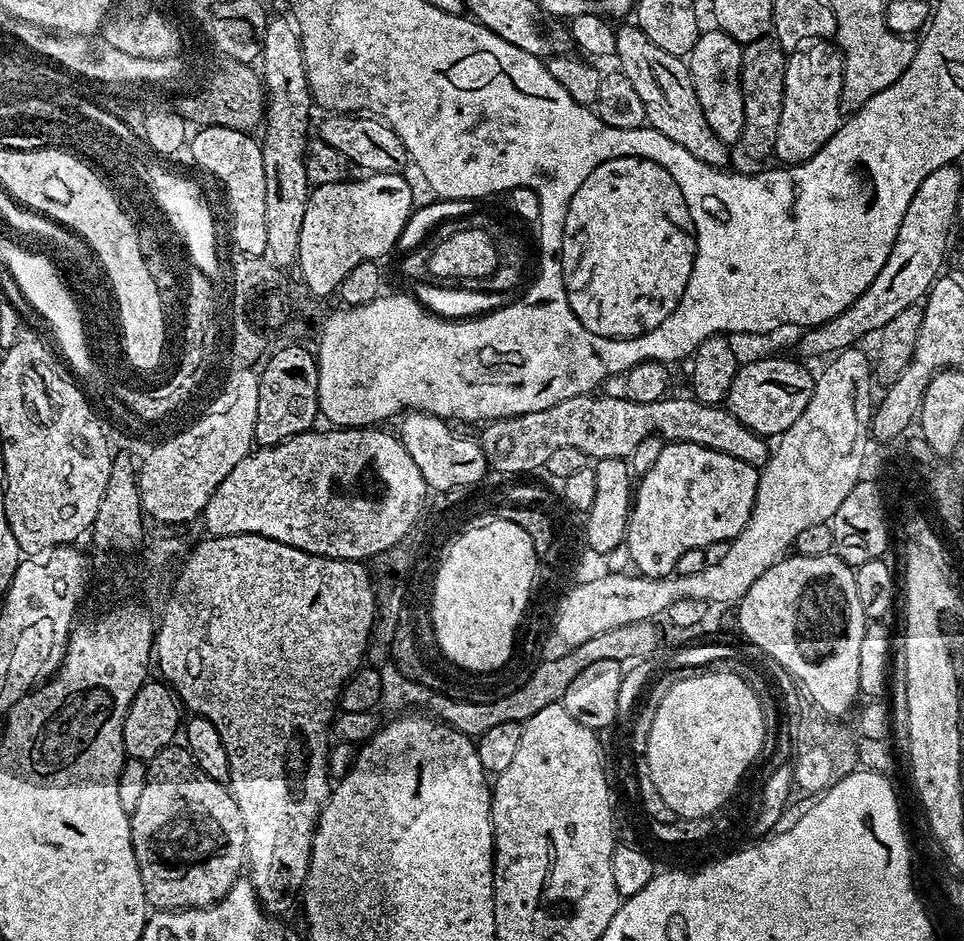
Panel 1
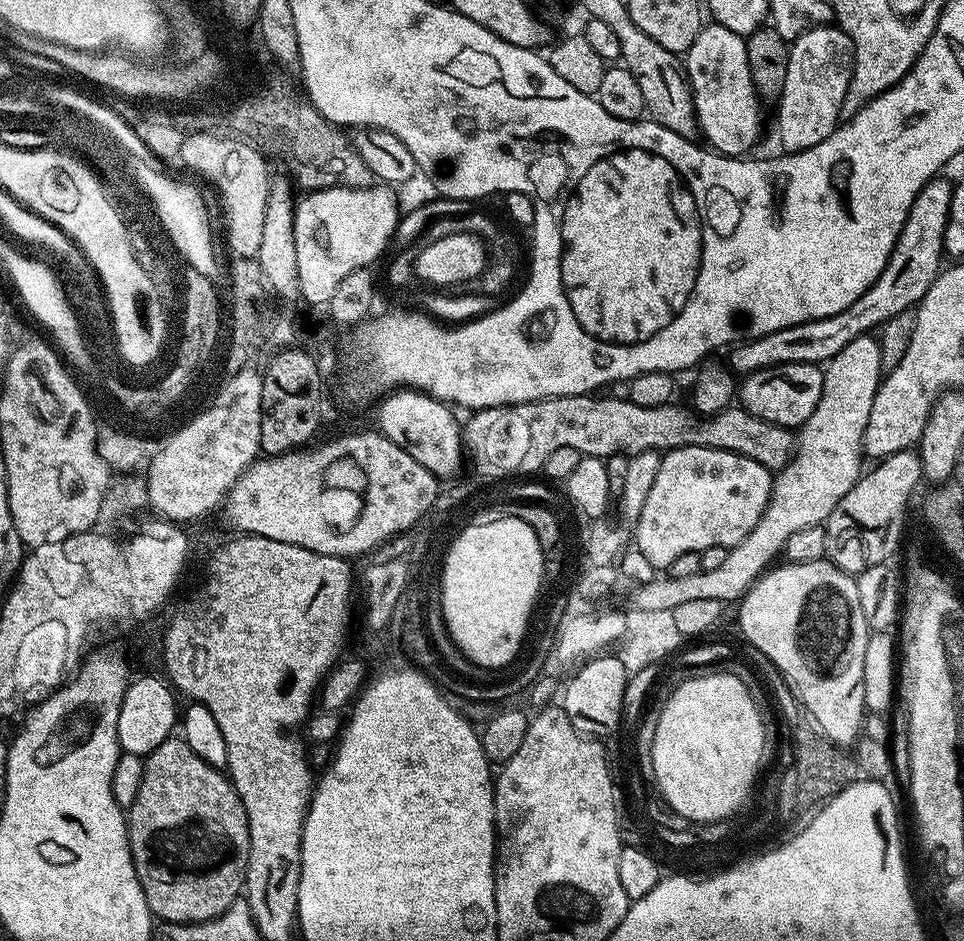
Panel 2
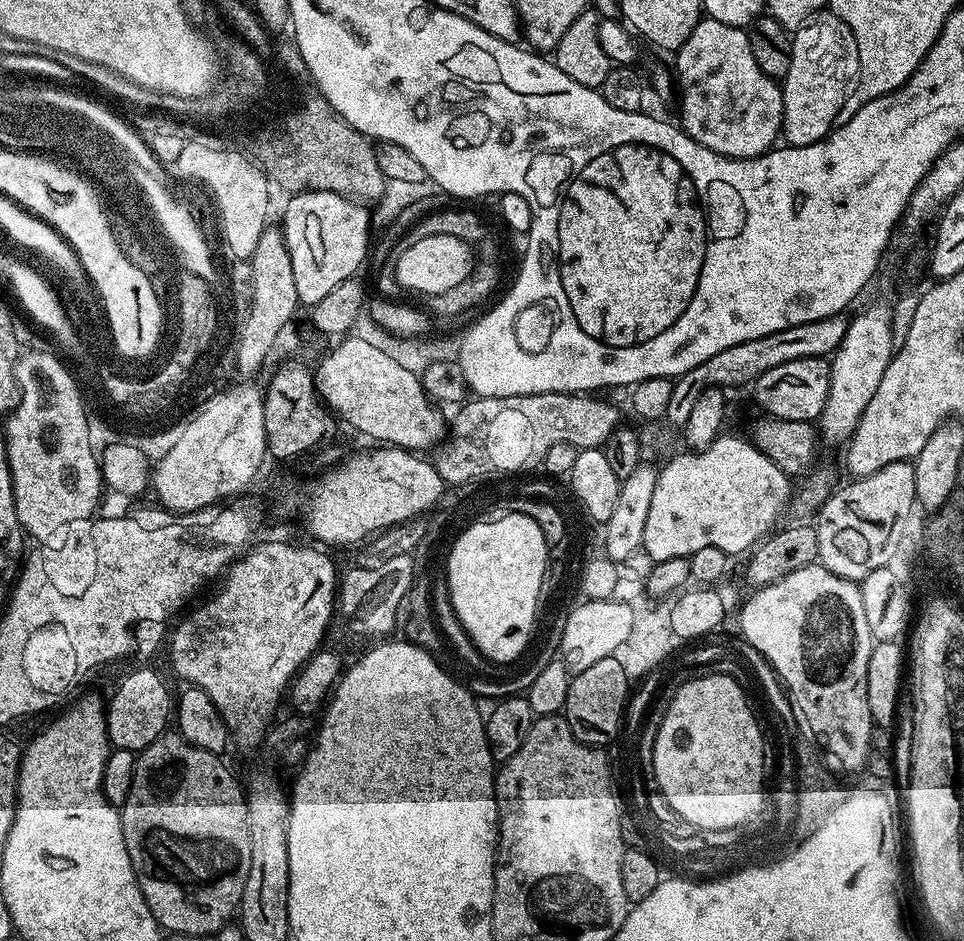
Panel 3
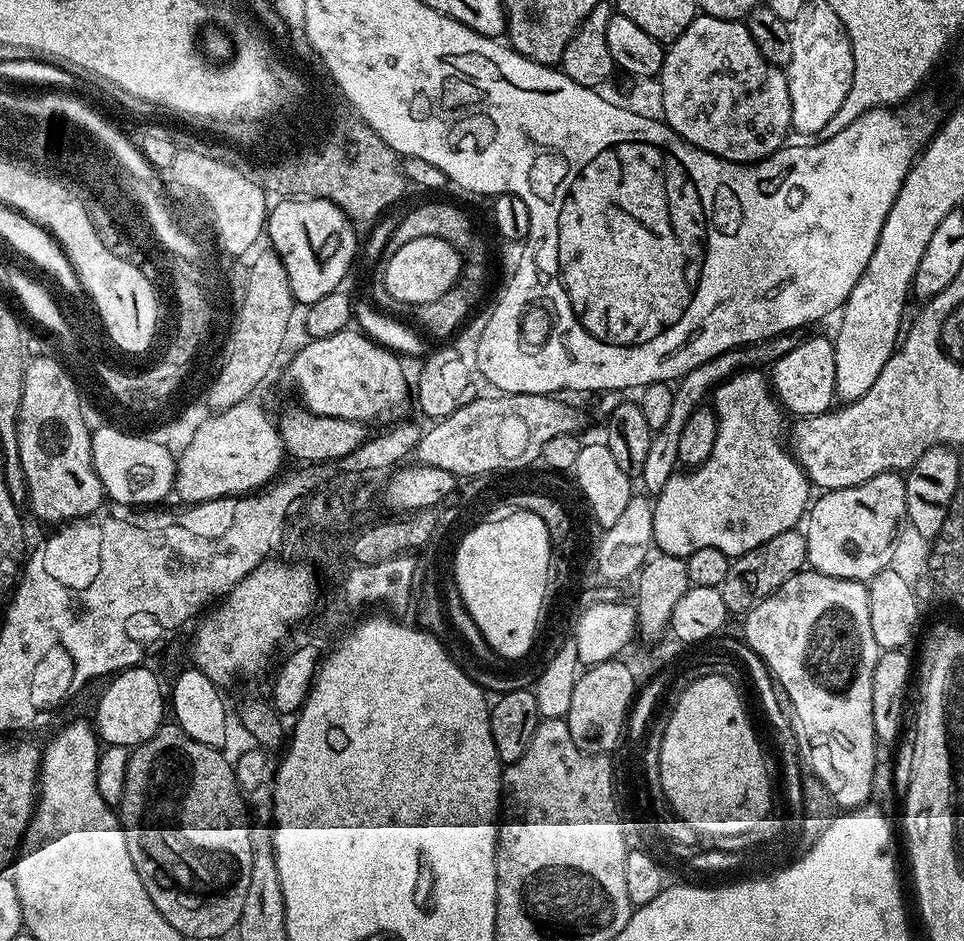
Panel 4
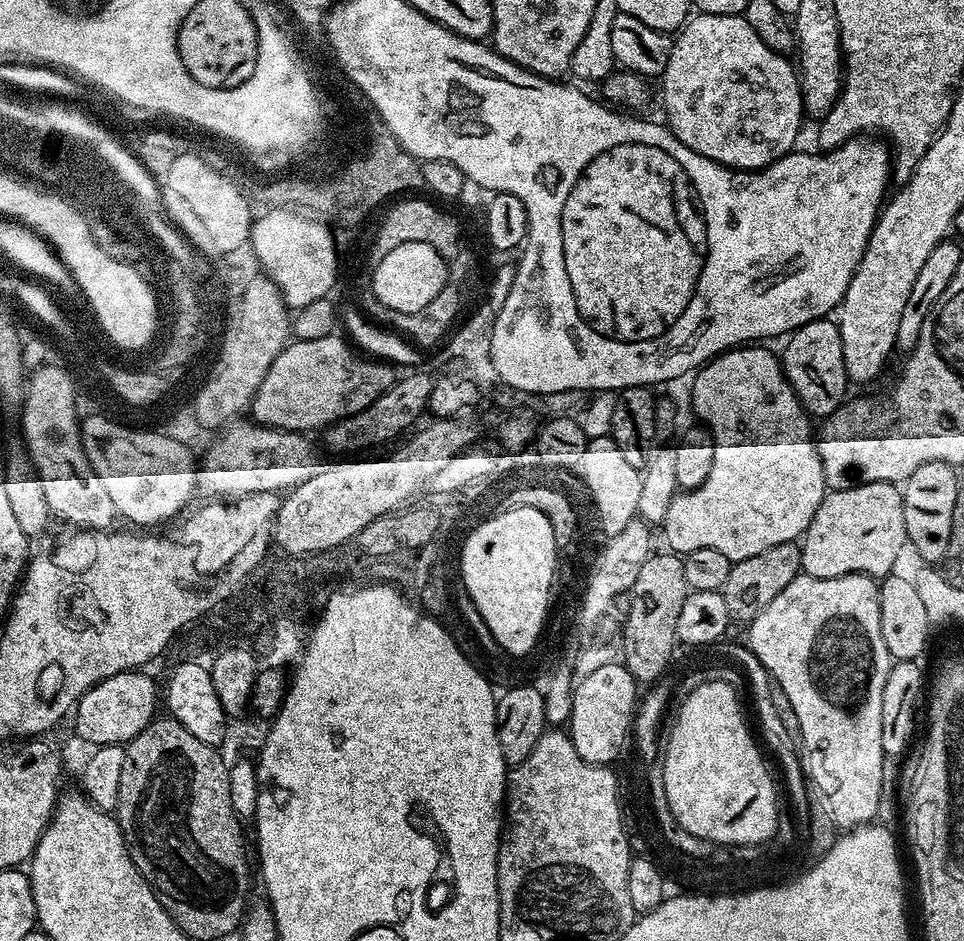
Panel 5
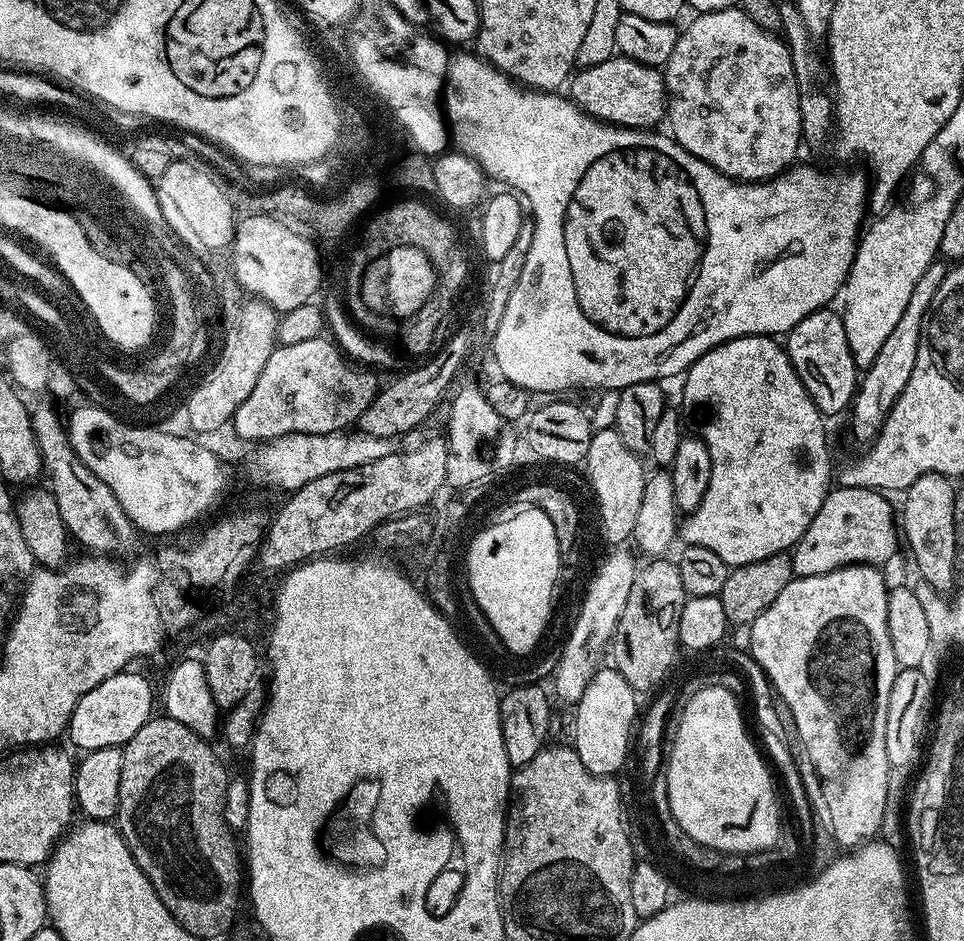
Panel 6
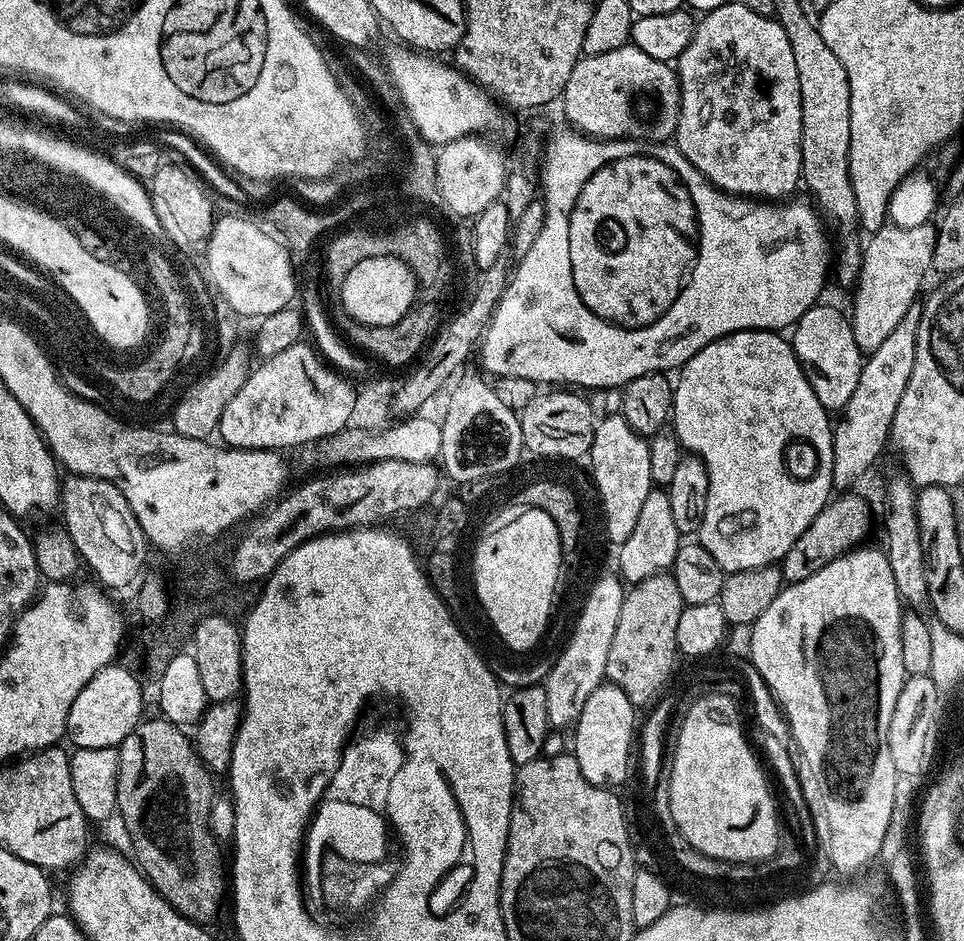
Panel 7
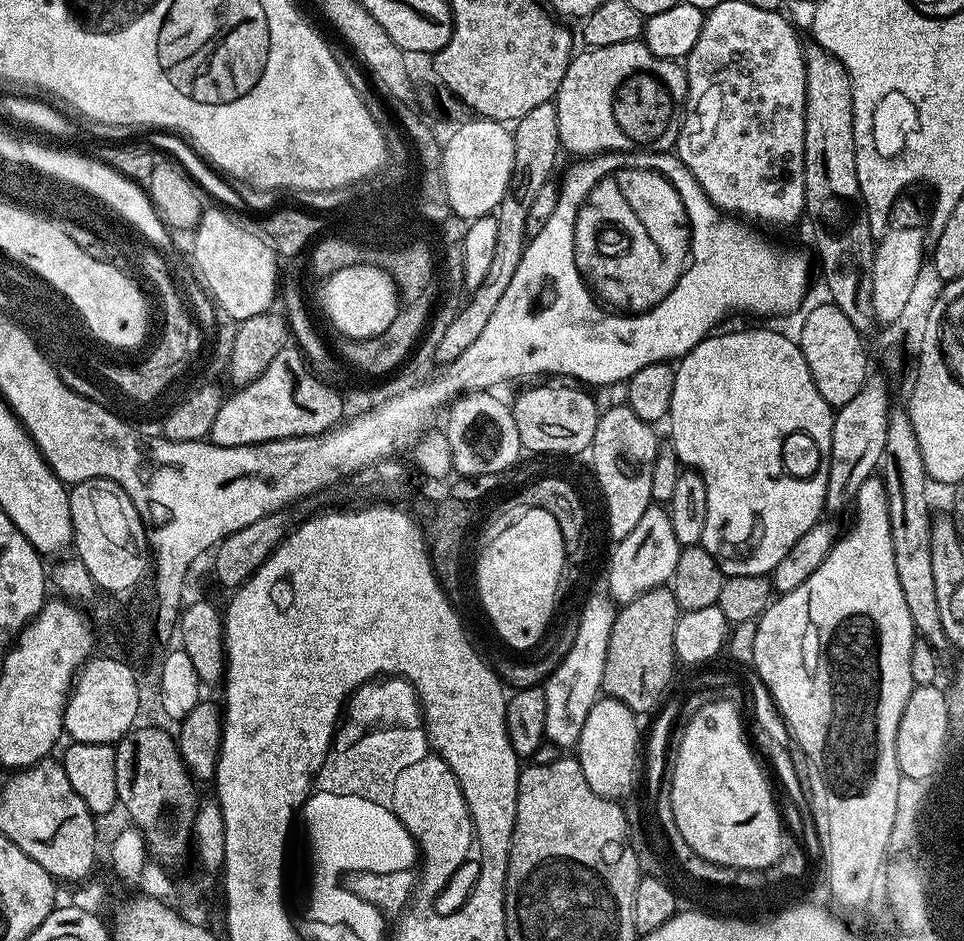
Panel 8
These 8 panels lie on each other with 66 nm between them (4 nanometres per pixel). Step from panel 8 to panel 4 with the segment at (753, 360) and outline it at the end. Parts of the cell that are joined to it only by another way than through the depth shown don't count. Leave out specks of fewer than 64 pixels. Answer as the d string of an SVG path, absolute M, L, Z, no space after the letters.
M745 370L724 381L724 412L710 458L697 468L677 471L655 497L652 505L654 544L663 555L687 558L694 550L717 548L729 558L735 558L754 550L754 546L762 546L762 542L774 538L774 534L796 528L805 519L810 507L810 481L782 443L786 432L785 413L770 391L769 377L762 373Z

